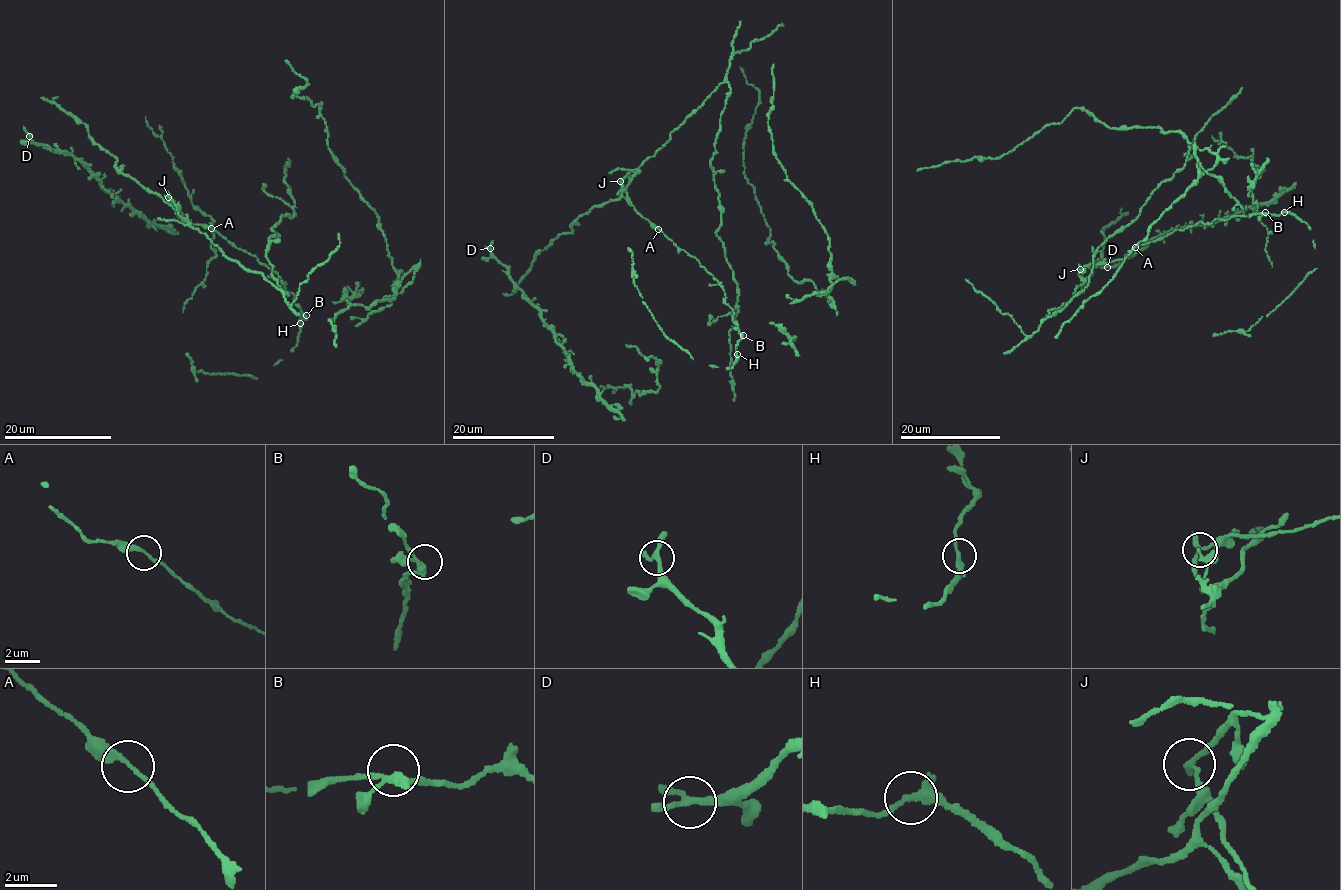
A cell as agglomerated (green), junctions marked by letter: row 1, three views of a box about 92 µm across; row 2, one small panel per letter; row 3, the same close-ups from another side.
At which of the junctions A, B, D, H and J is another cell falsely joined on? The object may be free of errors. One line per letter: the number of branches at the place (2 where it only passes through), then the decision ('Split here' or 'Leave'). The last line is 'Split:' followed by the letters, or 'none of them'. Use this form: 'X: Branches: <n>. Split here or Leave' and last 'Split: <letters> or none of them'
A: Branches: 2. Leave
B: Branches: 3. Leave
D: Branches: 3. Leave
H: Branches: 3. Leave
J: Branches: 3. Split here
Split: J

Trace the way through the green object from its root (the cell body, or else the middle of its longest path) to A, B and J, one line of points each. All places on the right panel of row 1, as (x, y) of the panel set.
A: (1192, 225), (1134, 248)
B: (1192, 225), (1200, 222), (1209, 224), (1217, 218), (1265, 212)
J: (1192, 225), (1142, 244), (1120, 260), (1080, 269)

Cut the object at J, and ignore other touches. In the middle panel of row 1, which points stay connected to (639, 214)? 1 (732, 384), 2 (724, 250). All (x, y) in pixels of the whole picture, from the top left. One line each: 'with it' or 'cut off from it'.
1: cut off from it
2: cut off from it

